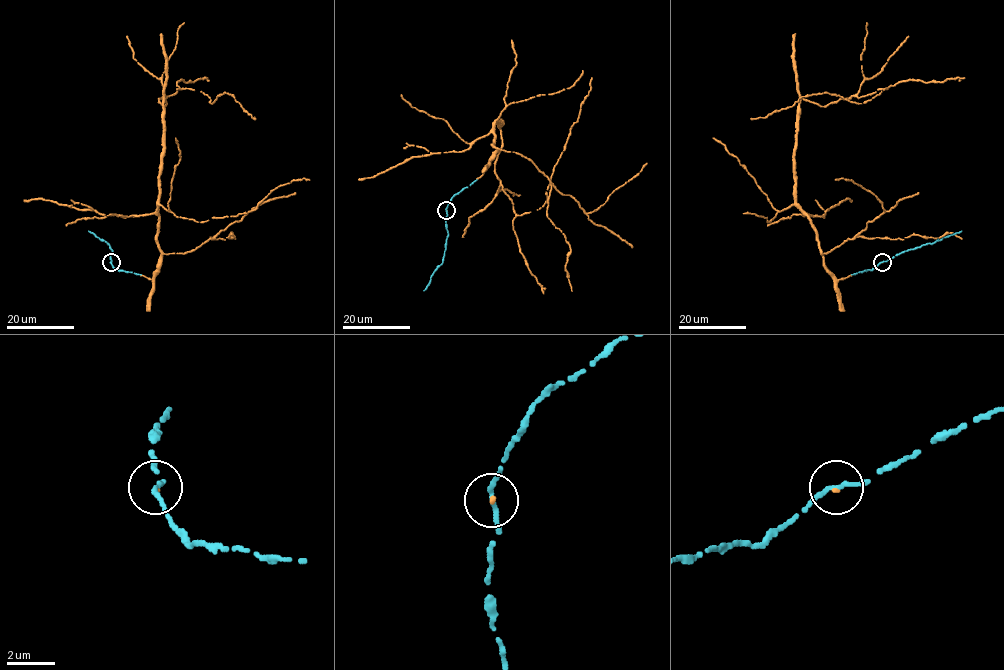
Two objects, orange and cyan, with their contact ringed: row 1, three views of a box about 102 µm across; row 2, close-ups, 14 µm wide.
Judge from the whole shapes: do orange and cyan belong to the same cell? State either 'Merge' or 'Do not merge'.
Merge

